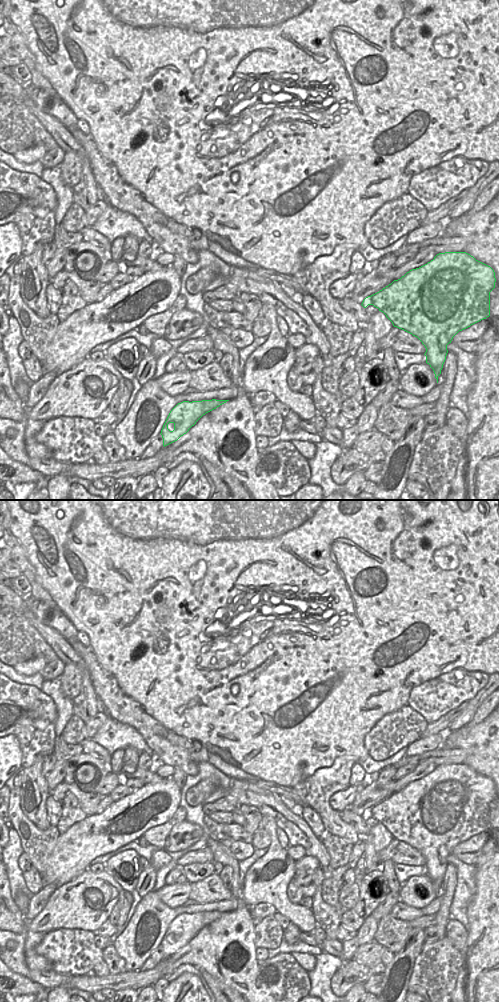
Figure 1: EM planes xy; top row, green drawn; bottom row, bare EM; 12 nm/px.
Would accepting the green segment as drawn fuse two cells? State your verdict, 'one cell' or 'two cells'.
one cell

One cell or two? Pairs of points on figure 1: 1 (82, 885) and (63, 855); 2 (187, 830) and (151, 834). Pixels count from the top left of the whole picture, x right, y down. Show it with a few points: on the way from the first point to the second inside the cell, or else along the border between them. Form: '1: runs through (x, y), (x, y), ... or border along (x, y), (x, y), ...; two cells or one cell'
1: border along (86, 870), (57, 888); two cells
2: border along (185, 820), (177, 823), (171, 829), (163, 847); two cells

